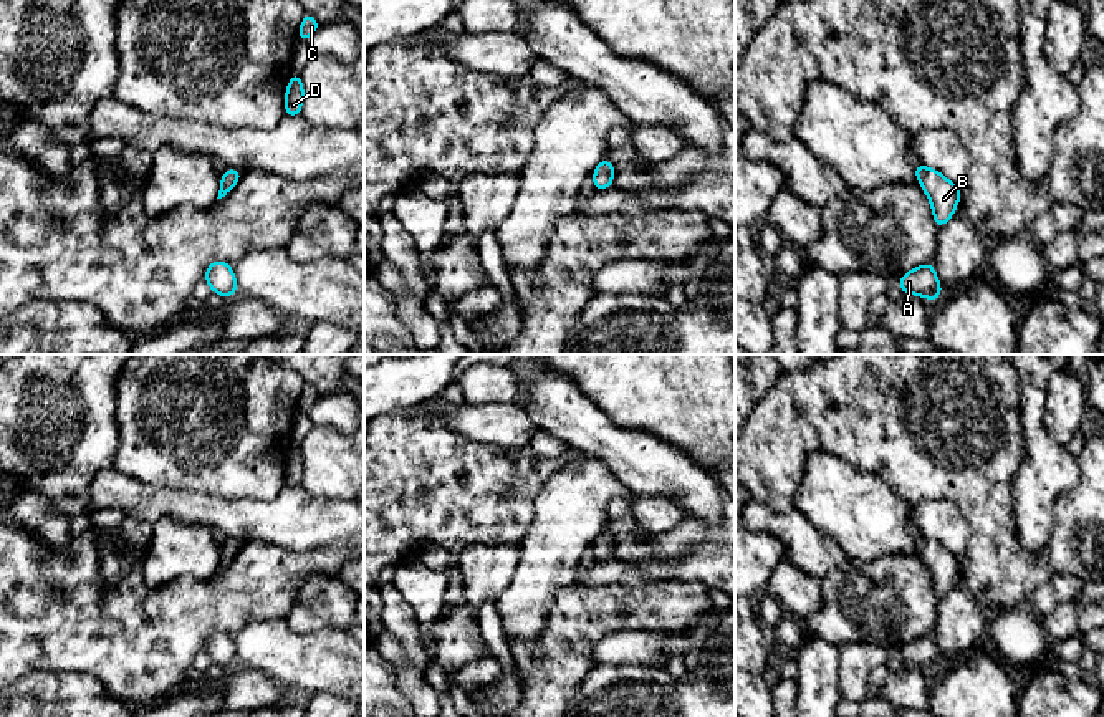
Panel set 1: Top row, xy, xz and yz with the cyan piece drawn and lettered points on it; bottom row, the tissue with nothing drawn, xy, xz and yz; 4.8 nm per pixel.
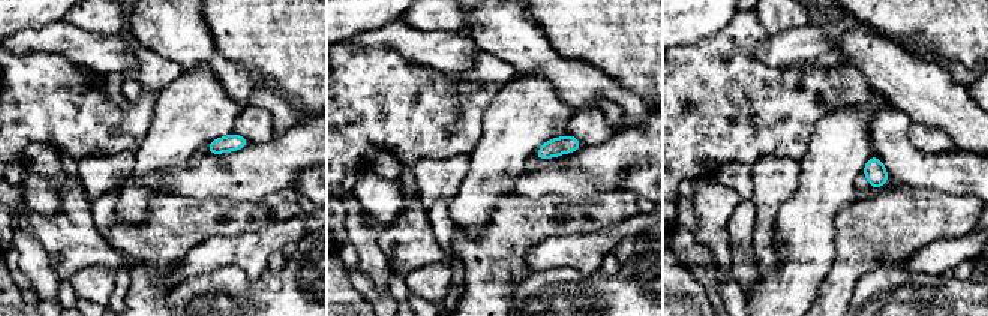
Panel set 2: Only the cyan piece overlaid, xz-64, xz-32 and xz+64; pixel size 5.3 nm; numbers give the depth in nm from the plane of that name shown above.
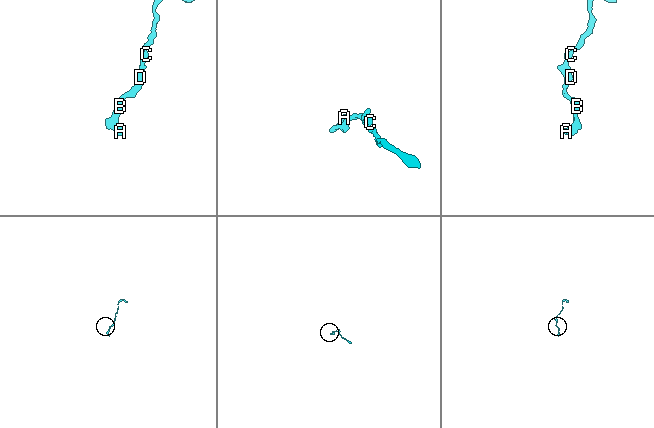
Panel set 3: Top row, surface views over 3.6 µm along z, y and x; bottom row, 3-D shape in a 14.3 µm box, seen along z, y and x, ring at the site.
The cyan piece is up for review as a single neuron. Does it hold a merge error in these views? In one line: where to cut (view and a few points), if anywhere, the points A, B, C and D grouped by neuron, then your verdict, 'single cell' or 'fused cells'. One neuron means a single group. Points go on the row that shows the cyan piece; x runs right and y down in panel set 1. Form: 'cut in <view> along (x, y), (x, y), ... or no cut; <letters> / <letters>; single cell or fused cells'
no cut; A B C D; single cell

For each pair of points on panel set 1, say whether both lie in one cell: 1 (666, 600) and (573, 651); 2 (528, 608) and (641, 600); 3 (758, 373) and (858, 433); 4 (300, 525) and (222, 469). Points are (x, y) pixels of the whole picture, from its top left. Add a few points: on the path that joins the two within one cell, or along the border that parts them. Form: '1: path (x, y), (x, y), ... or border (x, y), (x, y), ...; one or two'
1: path (643, 608), (614, 608), (595, 628); one
2: border (575, 582), (556, 591), (537, 643); two
3: border (783, 373), (752, 411); two
4: border (285, 487), (270, 500), (225, 500); two

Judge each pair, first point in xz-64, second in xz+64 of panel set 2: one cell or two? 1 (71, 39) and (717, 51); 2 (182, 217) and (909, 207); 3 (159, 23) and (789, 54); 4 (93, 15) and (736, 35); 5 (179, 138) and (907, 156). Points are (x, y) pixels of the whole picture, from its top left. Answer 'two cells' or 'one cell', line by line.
1: two cells
2: one cell
3: two cells
4: two cells
5: two cells

